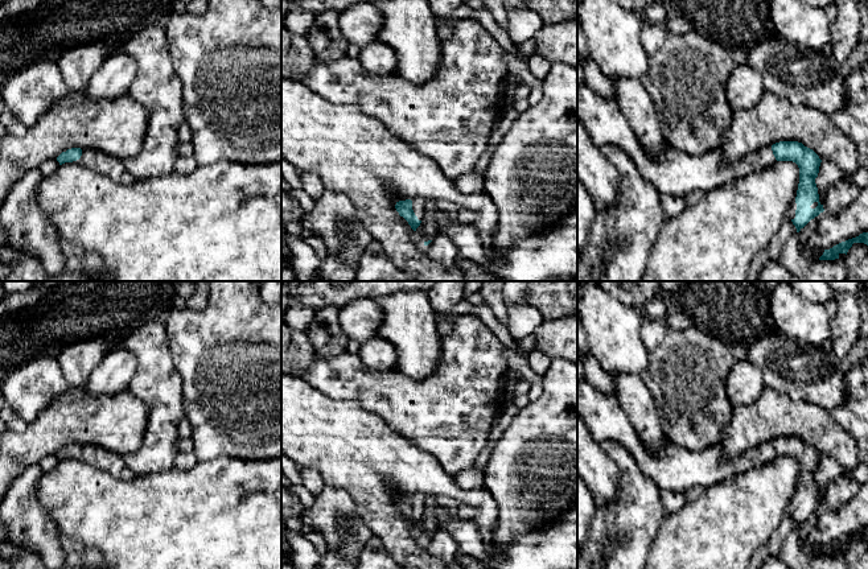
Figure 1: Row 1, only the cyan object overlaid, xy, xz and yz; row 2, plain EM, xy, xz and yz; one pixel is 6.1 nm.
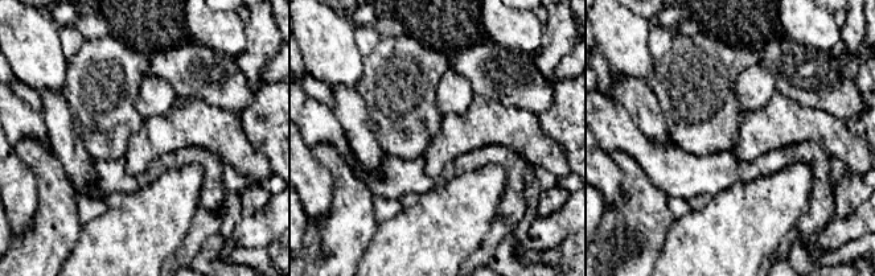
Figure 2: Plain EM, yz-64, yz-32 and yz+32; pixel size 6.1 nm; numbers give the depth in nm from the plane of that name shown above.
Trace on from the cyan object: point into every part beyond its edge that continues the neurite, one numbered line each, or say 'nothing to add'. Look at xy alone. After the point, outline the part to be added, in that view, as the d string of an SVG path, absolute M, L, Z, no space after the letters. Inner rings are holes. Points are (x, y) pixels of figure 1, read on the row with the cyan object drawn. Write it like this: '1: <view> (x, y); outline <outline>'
1: xy (114, 168); outline M83 148L77 164L108 176L115 182L129 185L136 178L124 168L123 160L92 148Z

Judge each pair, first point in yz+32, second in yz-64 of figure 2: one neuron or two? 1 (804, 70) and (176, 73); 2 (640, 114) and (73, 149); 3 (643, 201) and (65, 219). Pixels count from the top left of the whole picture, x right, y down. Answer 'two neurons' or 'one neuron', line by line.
1: one neuron
2: one neuron
3: one neuron

